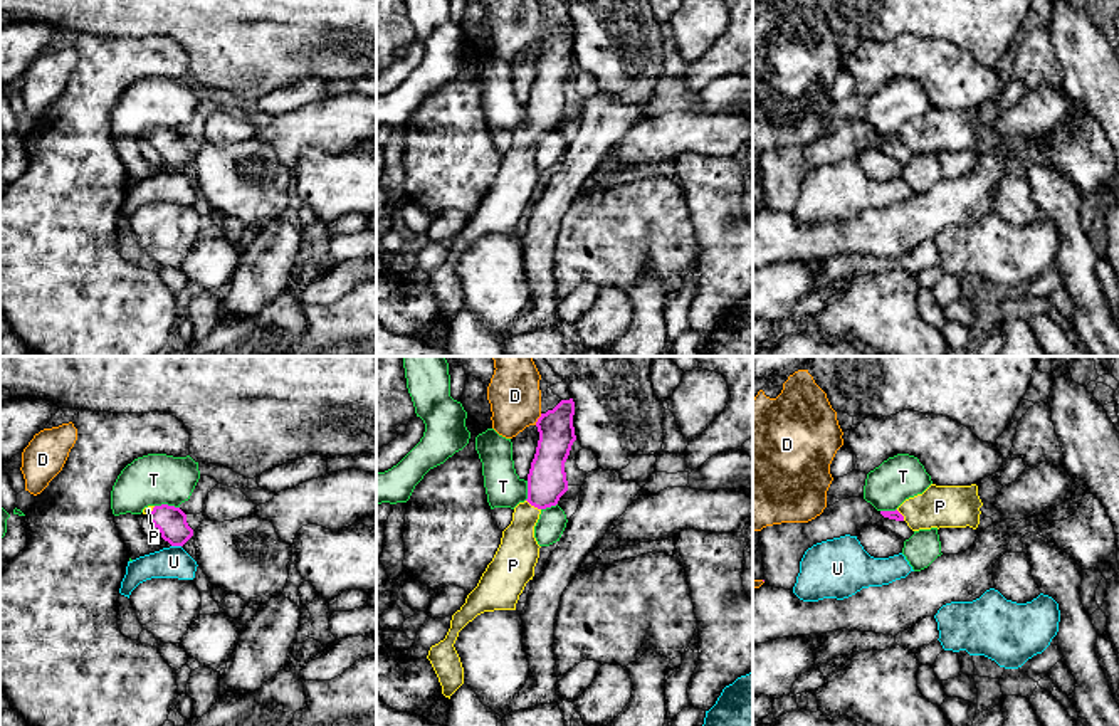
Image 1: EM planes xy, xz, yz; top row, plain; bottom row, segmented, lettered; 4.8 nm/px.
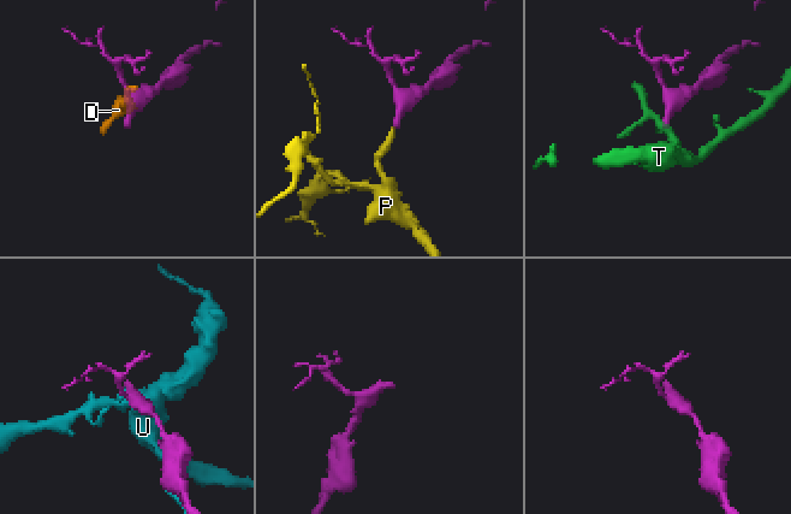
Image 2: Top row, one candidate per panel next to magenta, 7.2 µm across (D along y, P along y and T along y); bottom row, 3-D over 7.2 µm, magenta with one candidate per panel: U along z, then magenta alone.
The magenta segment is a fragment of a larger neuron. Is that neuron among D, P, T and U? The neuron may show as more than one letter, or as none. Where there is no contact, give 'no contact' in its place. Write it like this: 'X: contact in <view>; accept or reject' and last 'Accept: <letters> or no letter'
D: contact in xz; reject
P: contact in xz; accept
T: contact in xy; reject
U: contact in xy; reject
Accept: P

